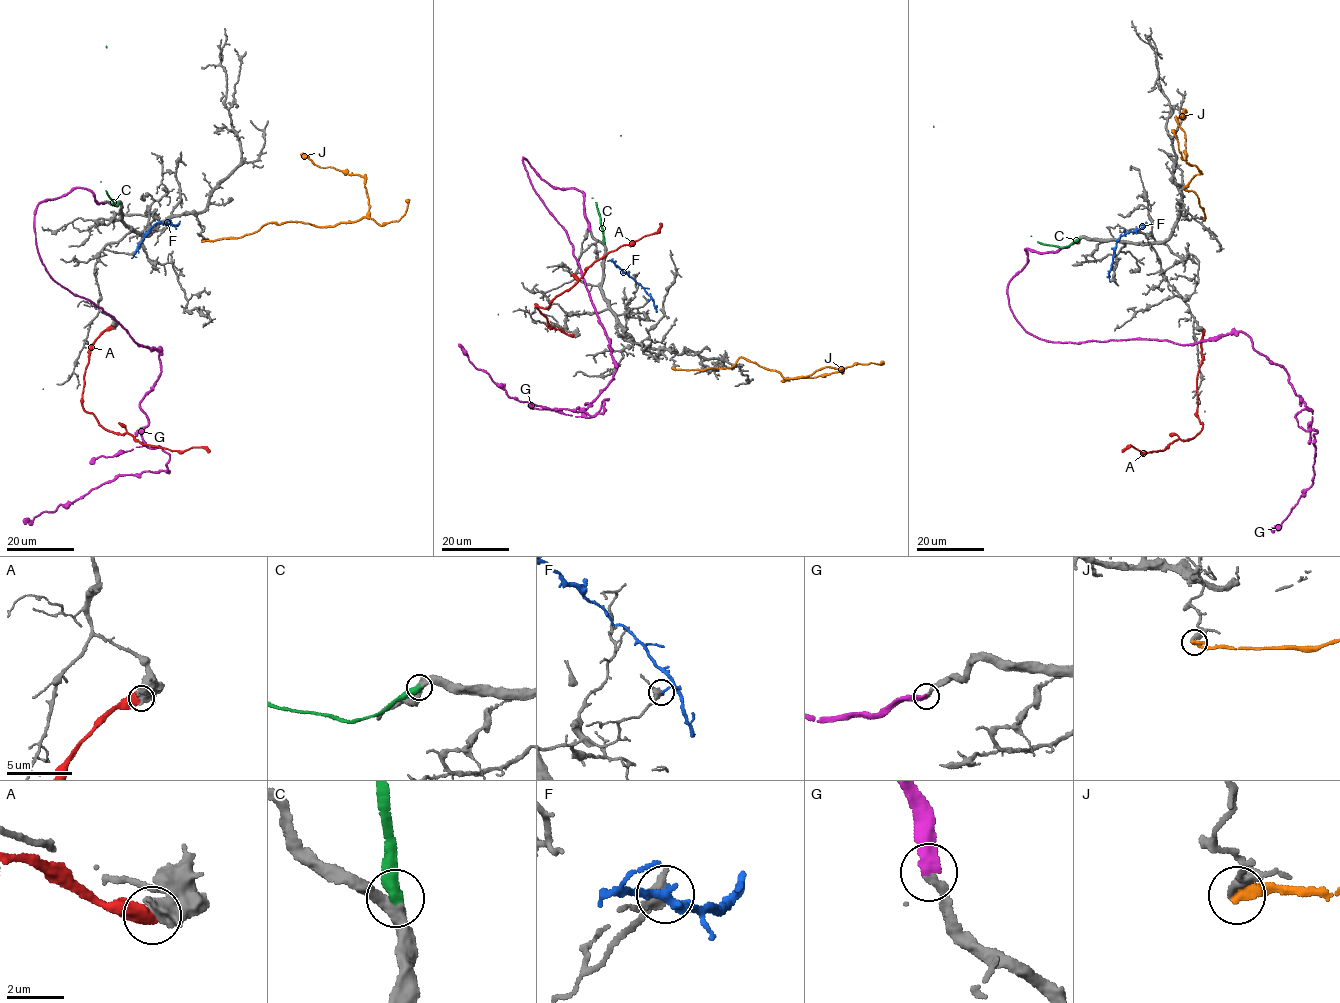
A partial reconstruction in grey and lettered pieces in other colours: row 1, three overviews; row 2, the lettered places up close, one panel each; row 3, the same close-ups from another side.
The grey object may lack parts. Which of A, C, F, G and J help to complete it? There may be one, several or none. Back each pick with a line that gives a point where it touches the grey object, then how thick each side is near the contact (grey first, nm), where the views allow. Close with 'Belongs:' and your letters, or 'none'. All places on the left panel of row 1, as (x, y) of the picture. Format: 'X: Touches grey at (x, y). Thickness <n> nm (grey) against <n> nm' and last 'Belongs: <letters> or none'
C: Touches grey at (119, 202). Thickness 480 nm (grey) against 500 nm
G: Touches grey at (103, 203). Thickness 280 nm (grey) against 360 nm
Belongs: C, G

